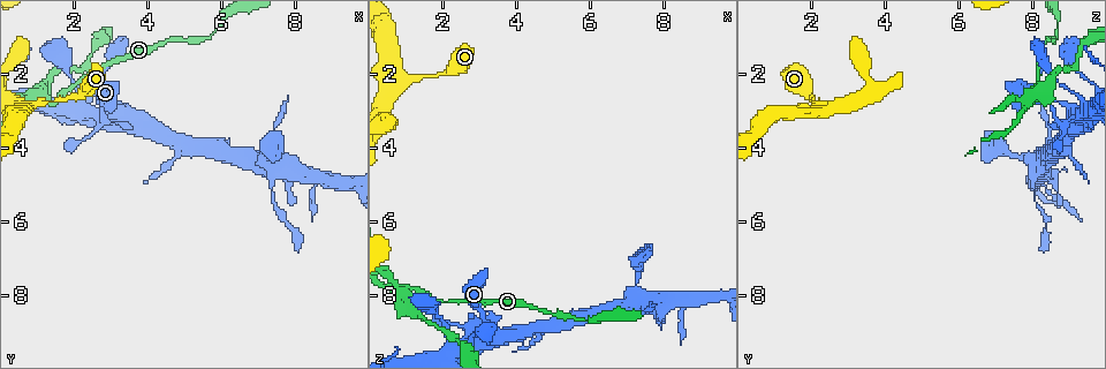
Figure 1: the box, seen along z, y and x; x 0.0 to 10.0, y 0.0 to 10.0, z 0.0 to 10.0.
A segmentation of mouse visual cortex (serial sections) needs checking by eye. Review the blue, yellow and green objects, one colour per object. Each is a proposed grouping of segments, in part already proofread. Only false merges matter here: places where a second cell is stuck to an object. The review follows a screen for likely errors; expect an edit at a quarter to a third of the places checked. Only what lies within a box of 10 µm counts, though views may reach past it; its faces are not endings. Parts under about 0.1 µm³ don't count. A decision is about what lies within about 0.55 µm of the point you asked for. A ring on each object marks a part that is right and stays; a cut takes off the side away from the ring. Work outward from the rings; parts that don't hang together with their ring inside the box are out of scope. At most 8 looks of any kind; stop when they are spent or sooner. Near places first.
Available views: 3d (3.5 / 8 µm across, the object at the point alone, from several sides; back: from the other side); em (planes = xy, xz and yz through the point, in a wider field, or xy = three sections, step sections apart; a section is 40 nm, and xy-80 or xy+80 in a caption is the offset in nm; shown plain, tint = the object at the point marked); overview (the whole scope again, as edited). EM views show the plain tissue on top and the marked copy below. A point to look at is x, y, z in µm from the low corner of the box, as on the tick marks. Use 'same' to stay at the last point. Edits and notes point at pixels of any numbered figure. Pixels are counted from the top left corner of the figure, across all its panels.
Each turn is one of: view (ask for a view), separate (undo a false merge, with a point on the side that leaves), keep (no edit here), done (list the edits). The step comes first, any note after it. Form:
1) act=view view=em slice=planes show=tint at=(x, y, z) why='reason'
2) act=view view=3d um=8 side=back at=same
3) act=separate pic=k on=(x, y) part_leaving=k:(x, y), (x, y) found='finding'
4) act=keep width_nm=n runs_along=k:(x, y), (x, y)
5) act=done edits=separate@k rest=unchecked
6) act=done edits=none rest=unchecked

act=view view=3d um=3.5 side=back at=(3.55, 3.05, 9.10) why='thick turns thin'

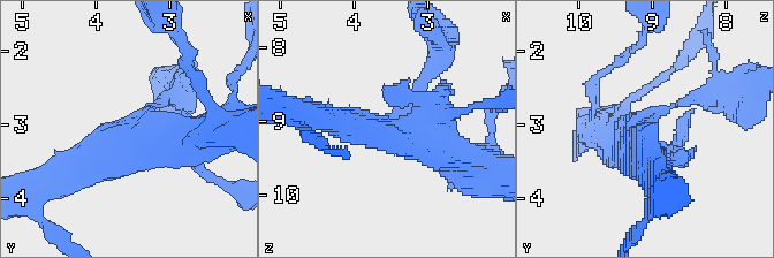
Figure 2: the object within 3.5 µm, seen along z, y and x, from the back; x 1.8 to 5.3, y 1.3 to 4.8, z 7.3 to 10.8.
act=keep arm_widths_nm=150,200,400,400 runs_along=2:(169, 97), (74, 171) found='one cell here'

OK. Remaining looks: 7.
act=view view=3d um=3.5 side=back at=(1.00, 2.70, 7.75) why='sharp bend'

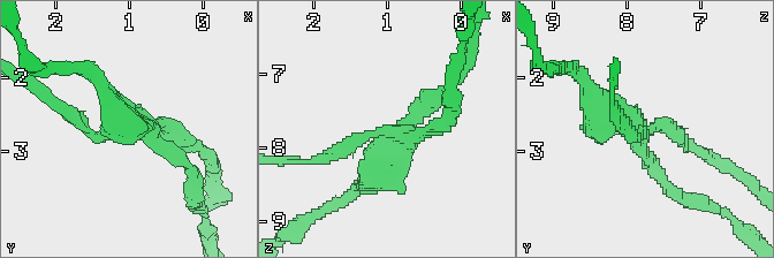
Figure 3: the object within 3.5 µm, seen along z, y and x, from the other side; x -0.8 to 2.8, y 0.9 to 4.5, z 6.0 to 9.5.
act=view view=em slice=xy step=1 show=tint at=(0.95, 2.65, 7.80) arms=4 arm_widths_nm=150,200,200,350

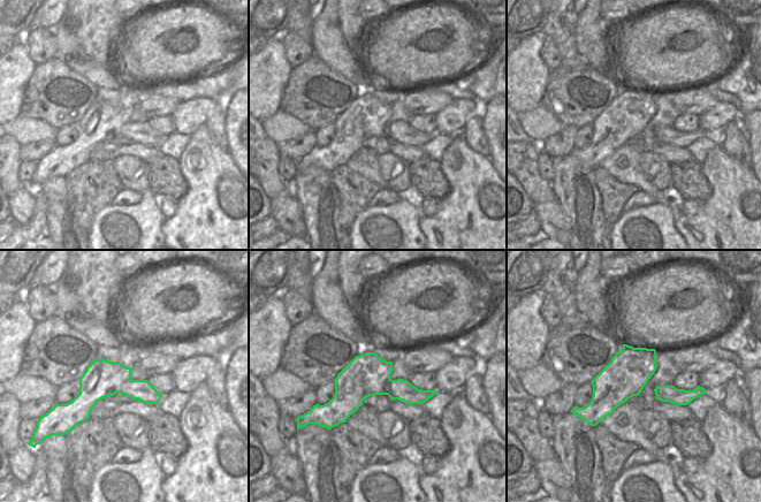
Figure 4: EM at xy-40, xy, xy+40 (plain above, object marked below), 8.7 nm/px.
act=separate pic=3 on=(602, 131) part_leaving=3:(388, 143), (373, 177), (327, 207) found='a second cell is stuck on'

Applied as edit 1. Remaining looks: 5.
act=view view=overview why='redraw'

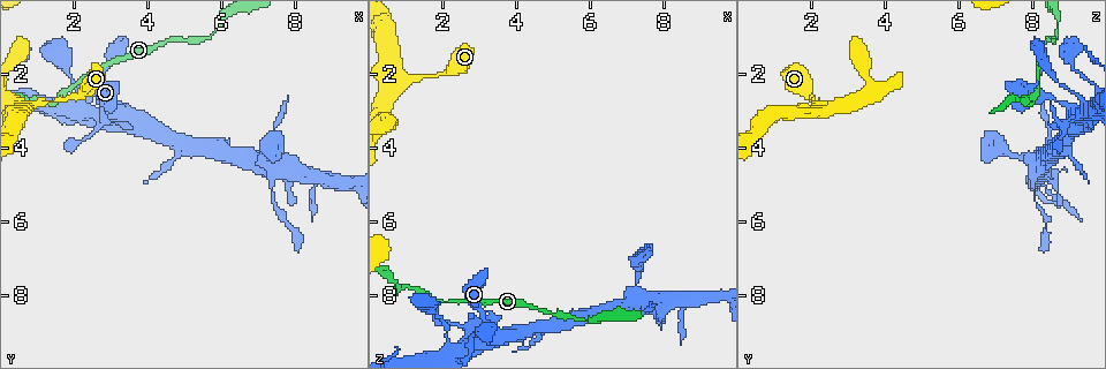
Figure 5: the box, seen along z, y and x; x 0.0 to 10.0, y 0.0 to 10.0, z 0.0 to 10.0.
act=view view=3d um=3.5 at=(0.90, 2.90, 2.25) why='sudden change in width'

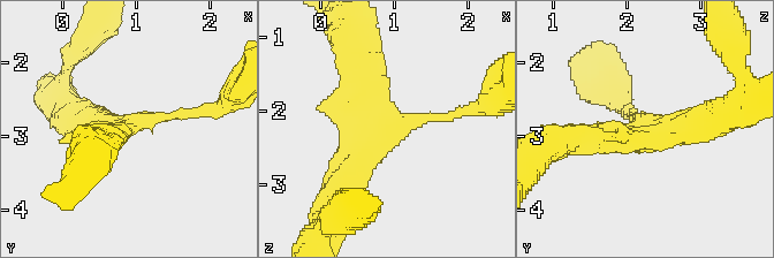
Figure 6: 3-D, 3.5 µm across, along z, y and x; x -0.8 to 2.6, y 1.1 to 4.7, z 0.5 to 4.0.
act=view view=em slice=xy step=3 show=tint at=(0.90, 2.85, 2.25)

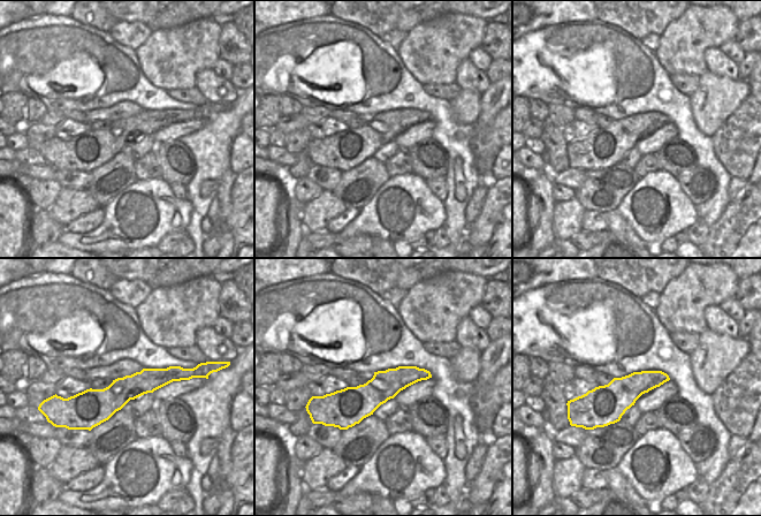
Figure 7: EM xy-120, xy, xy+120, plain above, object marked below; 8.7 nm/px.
act=keep found='continuous, no second cell'

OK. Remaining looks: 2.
act=done edits=separate@3 rest=unchecked

